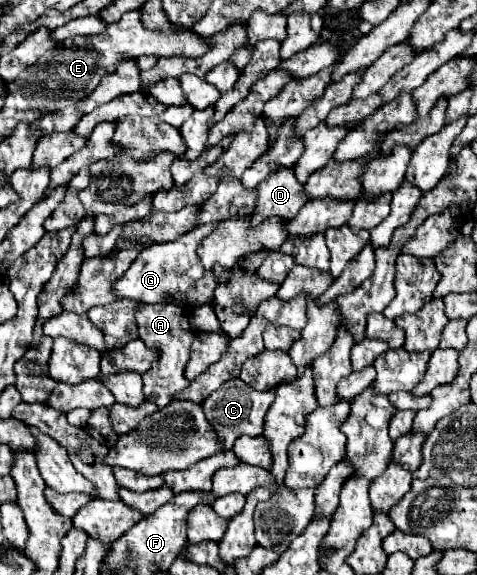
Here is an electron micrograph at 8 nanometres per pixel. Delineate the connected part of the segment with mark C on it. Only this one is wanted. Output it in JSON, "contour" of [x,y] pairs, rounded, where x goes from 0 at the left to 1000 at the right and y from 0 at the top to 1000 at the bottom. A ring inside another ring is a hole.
{"contour":[[[505,659],[476,663],[472,670],[451,677],[434,690],[434,697],[426,701],[426,718],[434,722],[434,732],[442,736],[442,743],[451,743],[451,753],[459,757],[459,767],[468,770],[468,784],[480,784],[488,777],[493,763],[505,757],[522,757],[522,760],[551,757],[556,722],[568,708],[572,694],[577,694],[577,680],[543,683],[543,680],[518,673],[518,666],[509,666]]]}

